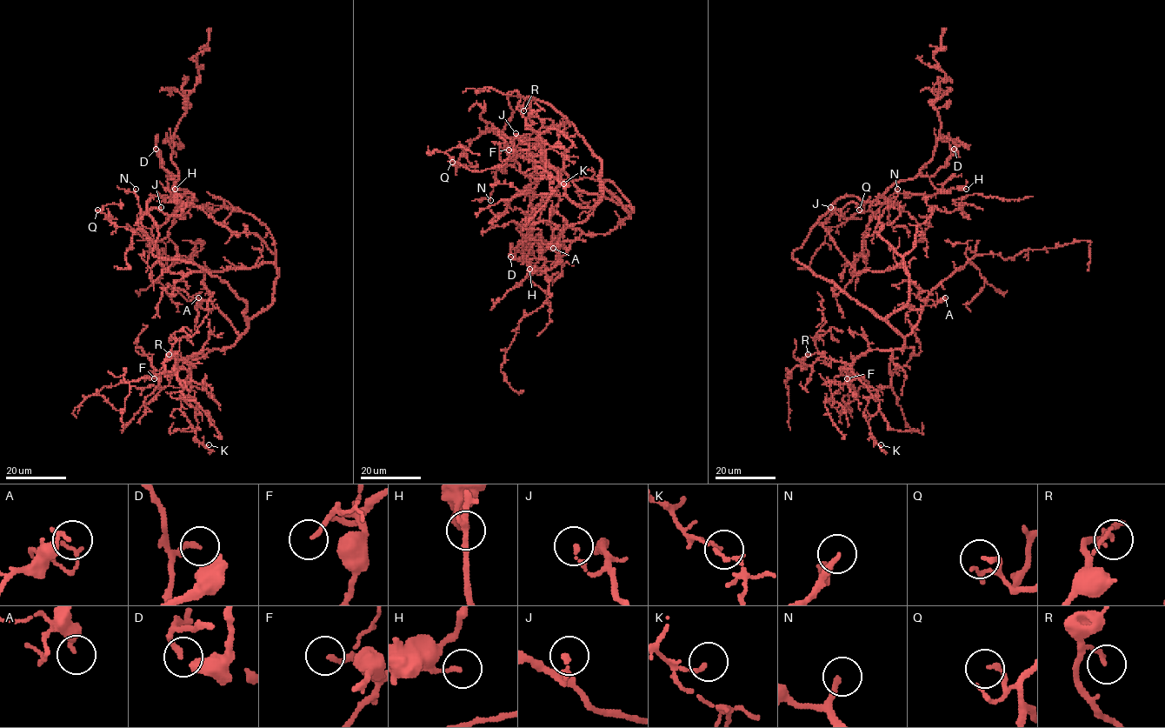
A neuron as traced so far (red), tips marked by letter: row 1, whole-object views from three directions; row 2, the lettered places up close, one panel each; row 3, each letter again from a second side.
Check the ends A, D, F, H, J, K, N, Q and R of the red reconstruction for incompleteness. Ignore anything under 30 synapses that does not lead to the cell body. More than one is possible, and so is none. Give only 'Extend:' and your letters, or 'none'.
Extend: N

